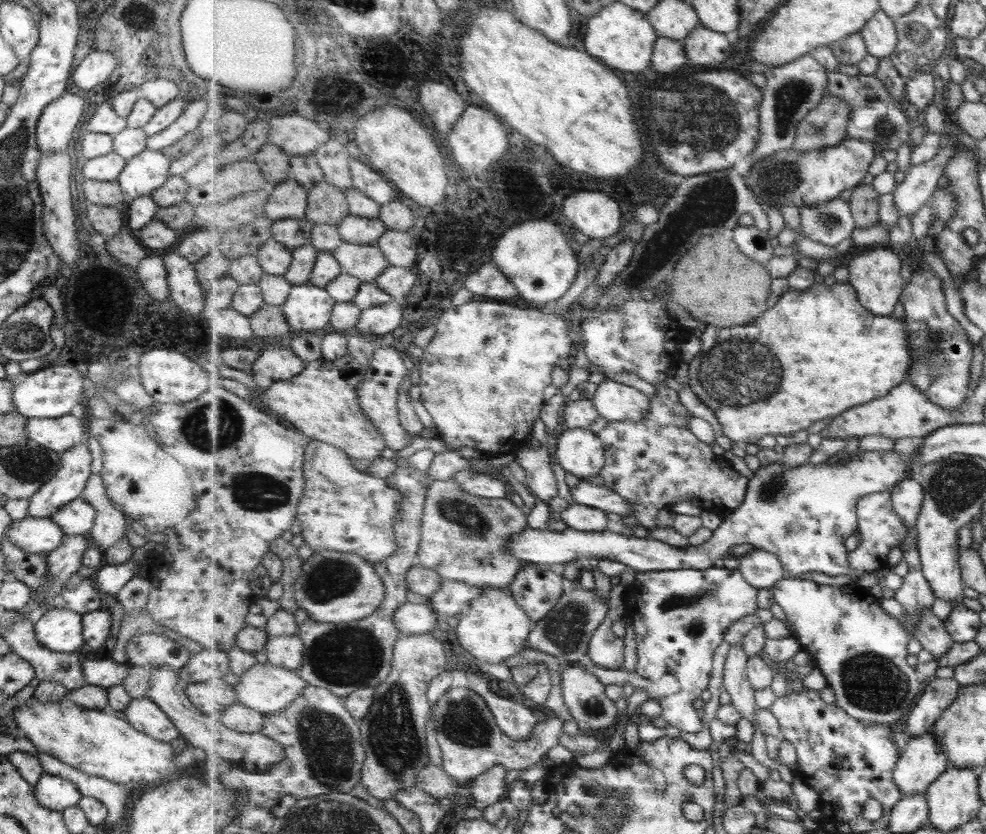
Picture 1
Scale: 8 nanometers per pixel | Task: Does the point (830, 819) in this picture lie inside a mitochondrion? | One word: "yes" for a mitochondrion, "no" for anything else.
no

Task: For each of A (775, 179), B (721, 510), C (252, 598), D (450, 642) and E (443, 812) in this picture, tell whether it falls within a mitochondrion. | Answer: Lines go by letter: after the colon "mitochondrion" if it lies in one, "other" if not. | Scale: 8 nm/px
A: mitochondrion
B: other
C: other
D: other
E: other

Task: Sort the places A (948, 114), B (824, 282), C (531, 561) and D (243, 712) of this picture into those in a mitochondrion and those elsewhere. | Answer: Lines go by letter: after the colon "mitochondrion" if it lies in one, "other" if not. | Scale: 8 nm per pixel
A: other
B: other
C: other
D: other

